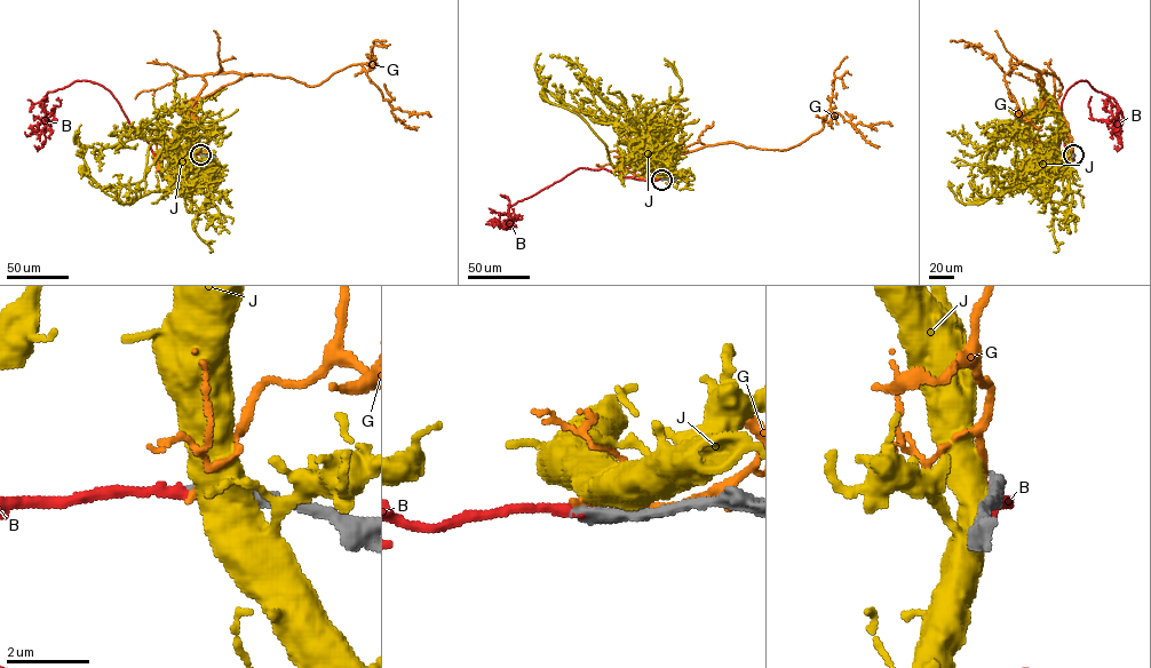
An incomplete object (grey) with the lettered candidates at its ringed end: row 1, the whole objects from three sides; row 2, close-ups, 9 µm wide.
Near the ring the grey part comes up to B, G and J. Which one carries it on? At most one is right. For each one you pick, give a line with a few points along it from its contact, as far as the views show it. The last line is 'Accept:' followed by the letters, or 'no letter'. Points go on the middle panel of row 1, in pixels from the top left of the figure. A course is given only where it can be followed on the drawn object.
B: Its course: (660, 180), (624, 177), (617, 169), (579, 168), (509, 207), (506, 229), (509, 200), (505, 198)
Accept: B

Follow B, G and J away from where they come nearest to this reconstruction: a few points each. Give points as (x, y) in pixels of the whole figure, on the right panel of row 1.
B: (1073, 154), (1063, 157), (1062, 102), (1074, 84), (1086, 80), (1112, 98), (1122, 124), (1092, 119), (1092, 96)
G: (1073, 154), (1053, 76), (1036, 74), (1044, 86), (1034, 69), (1016, 63), (1006, 86), (1022, 118), (1040, 127)
J: (1073, 154), (1062, 134), (1041, 174), (1032, 182), (1001, 188), (991, 169)

